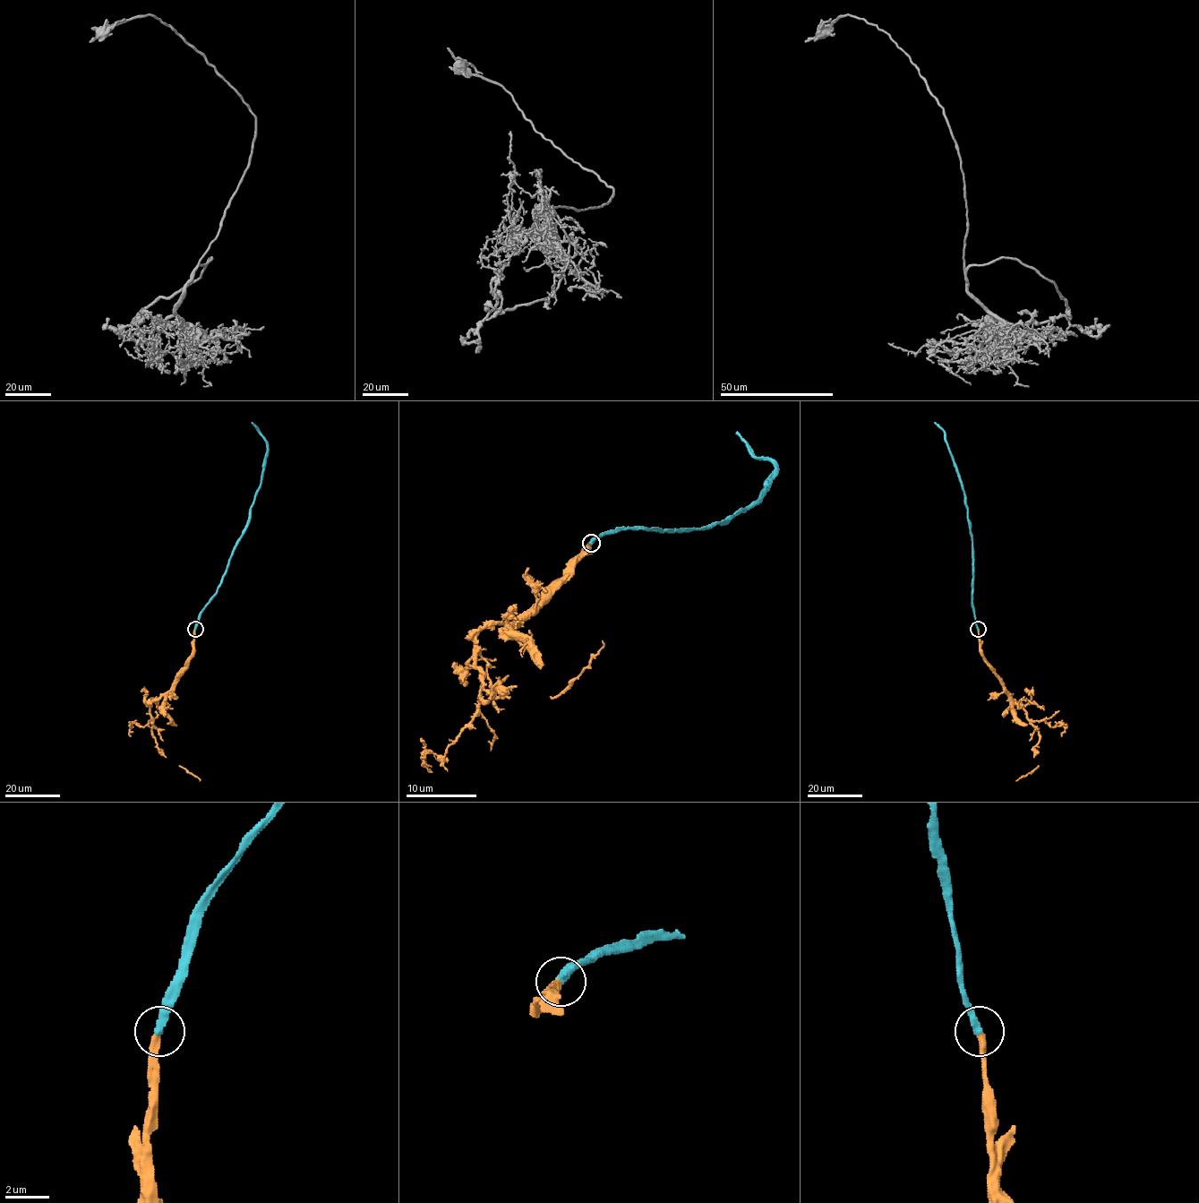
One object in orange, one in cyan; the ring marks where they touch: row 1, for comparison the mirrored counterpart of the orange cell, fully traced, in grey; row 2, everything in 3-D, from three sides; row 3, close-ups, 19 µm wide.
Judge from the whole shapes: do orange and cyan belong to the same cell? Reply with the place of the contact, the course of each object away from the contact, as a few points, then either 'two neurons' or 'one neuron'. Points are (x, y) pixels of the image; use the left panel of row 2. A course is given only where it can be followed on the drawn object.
place (195, 629); course orange (194, 629), (193, 651), (189, 663), (172, 687), (150, 703), (149, 712), (152, 734), (158, 750), (200, 781); course cyan (194, 629), (199, 614), (216, 592), (260, 485), (267, 442), (252, 423); one neuron

